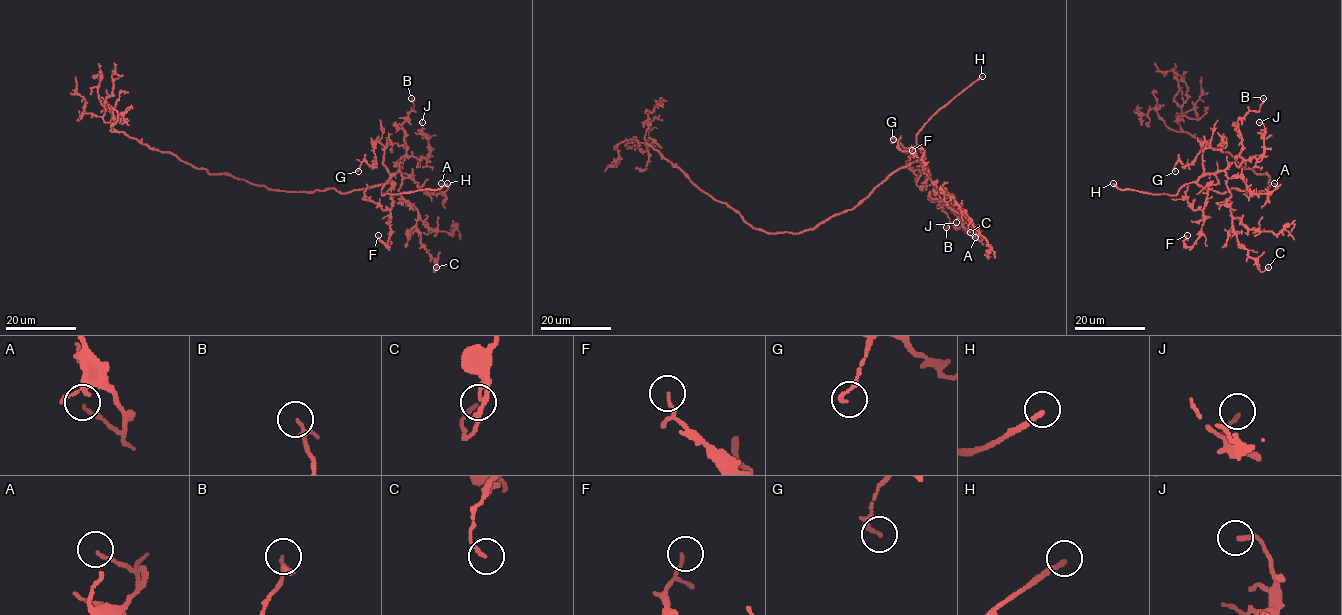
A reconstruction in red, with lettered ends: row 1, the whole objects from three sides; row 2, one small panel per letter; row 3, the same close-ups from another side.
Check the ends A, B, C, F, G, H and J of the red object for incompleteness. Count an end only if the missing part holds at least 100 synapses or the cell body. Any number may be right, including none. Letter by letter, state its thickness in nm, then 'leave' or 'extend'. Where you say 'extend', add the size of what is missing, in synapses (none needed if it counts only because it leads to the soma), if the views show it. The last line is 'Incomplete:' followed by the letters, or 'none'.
A: 130 nm thick; leave
B: 140 nm thick; leave
C: 120 nm thick; leave
F: 80 nm thick; leave
G: 140 nm thick; leave
H: 200 nm thick; extend
J: 170 nm thick; leave
Incomplete: H

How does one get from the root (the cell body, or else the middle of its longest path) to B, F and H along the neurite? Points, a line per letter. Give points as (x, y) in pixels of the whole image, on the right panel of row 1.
B: (1263, 190), (1218, 193), (1197, 183), (1235, 160), (1242, 146), (1238, 121), (1257, 112), (1263, 98)
F: (1263, 190), (1218, 193), (1201, 177), (1218, 181), (1209, 185), (1202, 234), (1191, 246), (1187, 235)
H: (1263, 190), (1247, 192), (1230, 188), (1218, 193), (1193, 181), (1169, 195), (1120, 189), (1113, 183)

